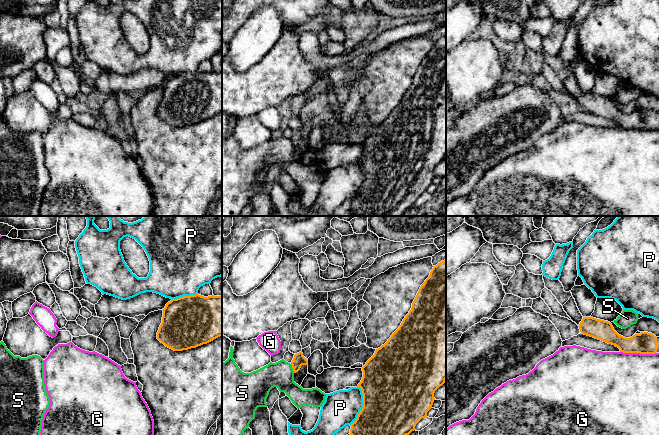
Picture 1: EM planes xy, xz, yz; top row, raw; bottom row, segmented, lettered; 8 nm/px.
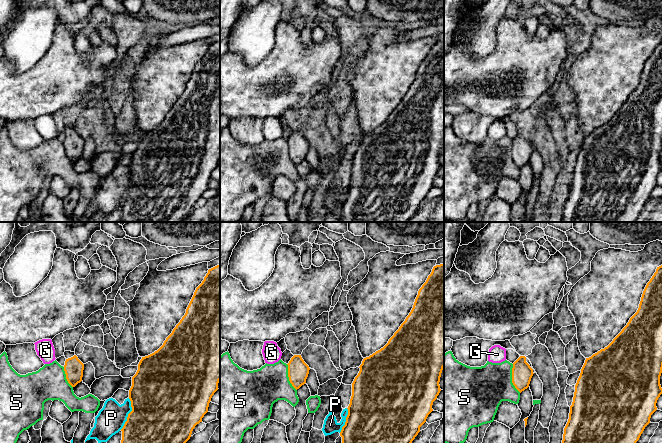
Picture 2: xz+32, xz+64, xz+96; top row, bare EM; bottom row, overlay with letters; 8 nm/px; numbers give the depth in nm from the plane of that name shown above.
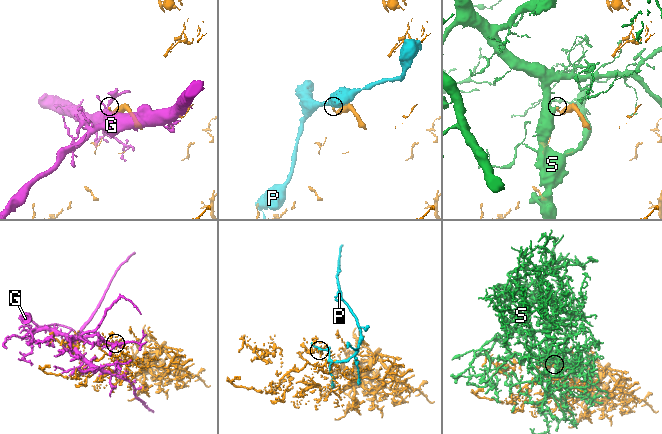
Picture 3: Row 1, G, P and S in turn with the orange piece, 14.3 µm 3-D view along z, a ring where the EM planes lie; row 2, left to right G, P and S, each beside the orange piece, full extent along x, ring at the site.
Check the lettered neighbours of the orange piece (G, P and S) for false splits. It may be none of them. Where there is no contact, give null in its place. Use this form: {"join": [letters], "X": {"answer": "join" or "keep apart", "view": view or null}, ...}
{"join": [], "G": {"answer": "keep apart", "view": "yz"}, "P": {"answer": "keep apart", "view": "xz"}, "S": {"answer": "keep apart", "view": "xz"}}

